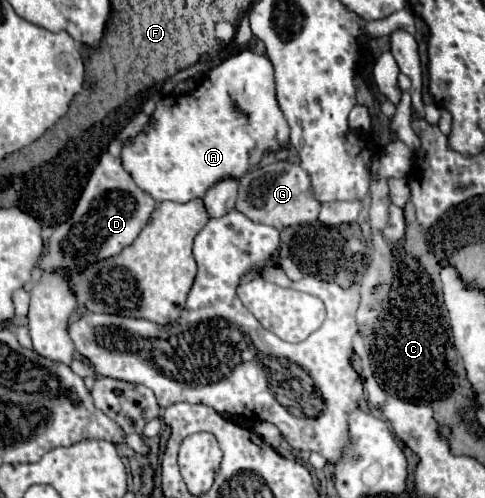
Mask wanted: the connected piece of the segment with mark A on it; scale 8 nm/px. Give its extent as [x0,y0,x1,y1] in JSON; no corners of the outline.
[120,50,290,204]

